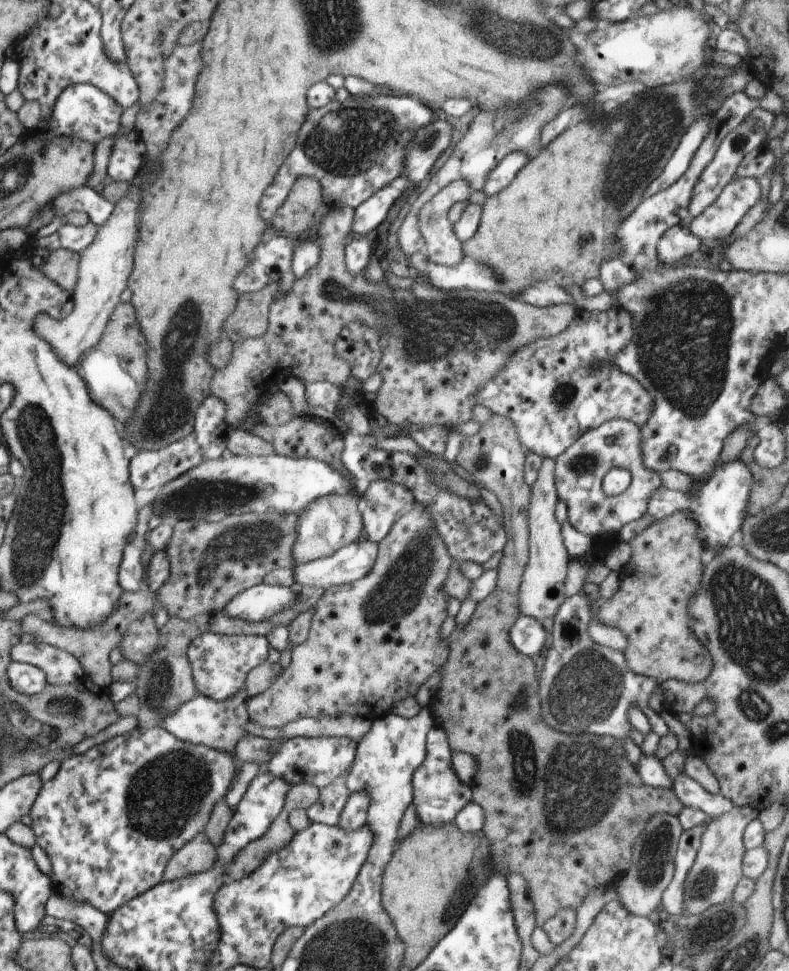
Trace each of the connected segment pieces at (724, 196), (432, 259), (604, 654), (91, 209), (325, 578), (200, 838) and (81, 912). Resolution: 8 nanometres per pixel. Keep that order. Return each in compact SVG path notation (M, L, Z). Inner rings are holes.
M735 177L715 200L697 216L686 221L687 230L698 237L726 236L764 193L765 183L751 177Z
M463 179L451 181L444 186L437 194L434 194L427 202L418 210L417 230L424 240L423 252L428 258L429 264L453 266L462 258L461 243L453 236L452 224L447 219L447 210L457 201L466 201L471 194L470 184Z
M582 590L576 595L563 599L554 614L552 631L549 632L548 645L551 649L547 653L543 664L542 674L538 679L538 697L540 698L540 713L542 719L552 729L562 733L573 734L577 731L597 736L607 735L624 742L625 737L633 738L633 730L628 723L626 710L629 705L637 705L646 714L650 730L657 736L665 736L670 730L661 717L648 705L648 696L657 682L649 677L642 677L627 668L624 655L612 651L606 646L599 646L587 634L587 623L590 617L588 600Z
M85 185L69 188L57 194L50 200L50 204L54 216L63 216L73 210L85 212L88 220L96 227L103 224L114 205L100 196L97 189L90 189Z
M369 539L350 542L331 556L321 557L292 568L294 582L326 589L363 578L376 559L377 544Z
M201 831L182 846L179 855L168 860L162 874L162 882L193 873L205 872L209 867L212 867L215 857L216 848L214 844Z
M61 894L49 895L44 911L53 918L69 920L81 926L89 934L92 942L100 940L107 917L95 910L89 903L80 903Z

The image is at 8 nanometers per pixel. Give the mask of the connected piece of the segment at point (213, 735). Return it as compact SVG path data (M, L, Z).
M244 686L237 690L232 697L220 701L213 700L205 695L195 694L191 700L185 701L179 706L179 709L173 714L165 716L162 728L179 740L225 753L231 757L235 776L237 776L241 764L233 758L234 746L243 735L247 734L245 730L245 724L248 722L248 714L246 713L247 697Z

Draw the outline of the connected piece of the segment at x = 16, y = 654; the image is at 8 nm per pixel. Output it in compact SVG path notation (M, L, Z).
M15 643L8 652L11 661L29 663L39 667L46 676L49 685L70 685L83 674L79 661L68 652L47 643Z

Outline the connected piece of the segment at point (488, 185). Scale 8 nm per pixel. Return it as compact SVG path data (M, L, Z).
M520 150L506 154L486 175L482 190L486 196L497 194L507 186L519 169L531 160L527 153Z

